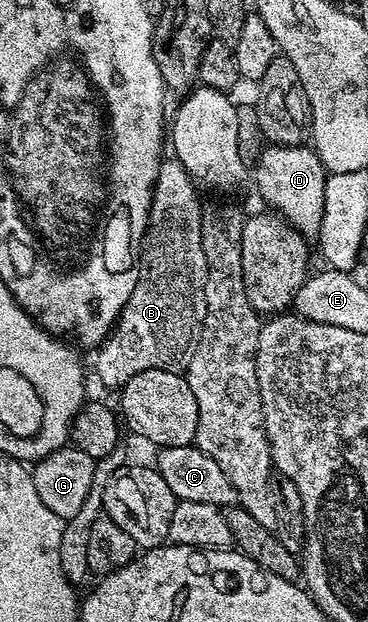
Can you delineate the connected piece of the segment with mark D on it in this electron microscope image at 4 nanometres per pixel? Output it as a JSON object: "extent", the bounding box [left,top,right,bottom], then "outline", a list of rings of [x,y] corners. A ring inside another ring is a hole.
{"extent":[257,145,327,236],"outline":[[[308,145],[264,147],[261,159],[257,162],[257,190],[261,198],[294,230],[306,236],[321,233],[323,208],[325,207],[325,179],[327,171],[317,151]]]}

